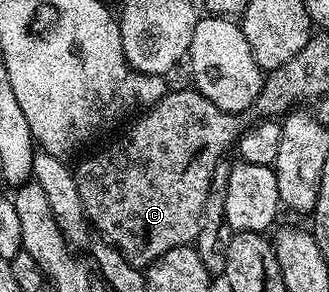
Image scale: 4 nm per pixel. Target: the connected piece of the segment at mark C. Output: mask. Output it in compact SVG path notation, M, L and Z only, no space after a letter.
M168 90L161 101L146 108L134 120L136 123L116 143L81 160L79 167L74 168L77 193L81 193L88 224L94 230L96 227L106 242L117 247L129 265L140 269L146 269L161 253L169 253L169 249L194 244L201 229L205 197L211 191L213 169L224 162L223 154L238 144L240 135L249 126L247 118L243 113L230 115L228 111L219 111L200 91Z

